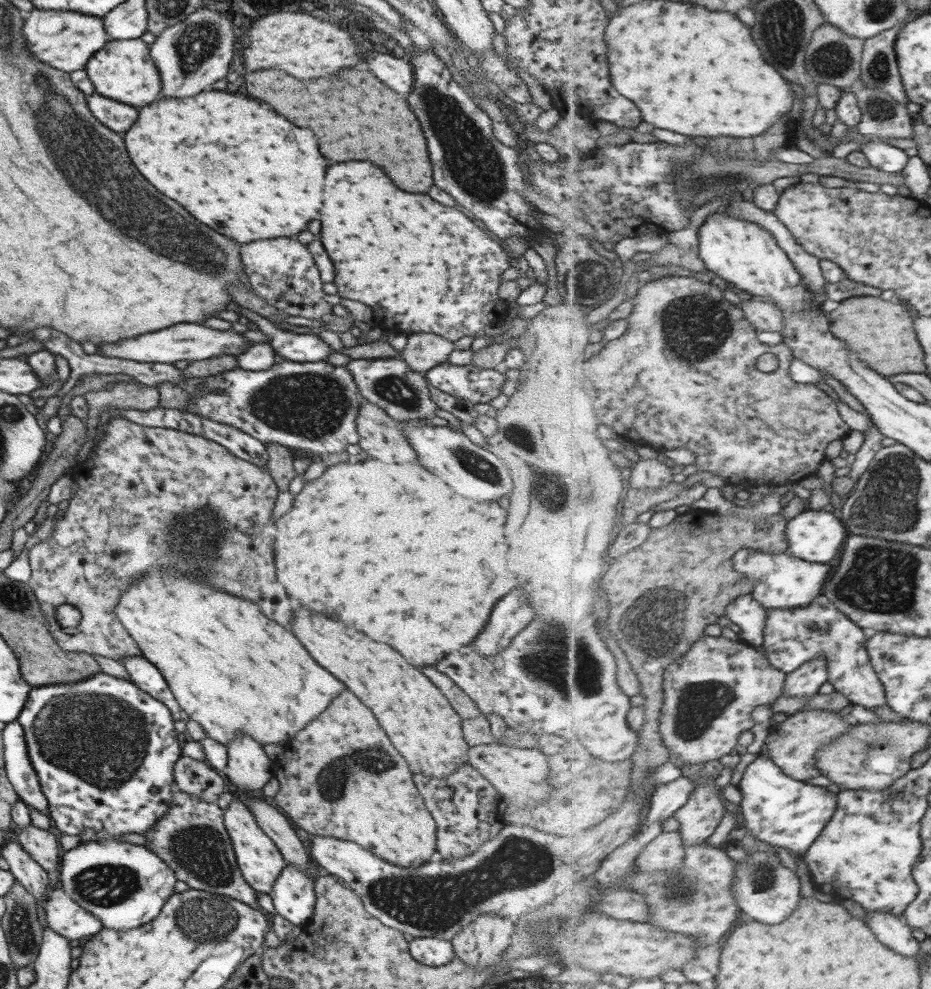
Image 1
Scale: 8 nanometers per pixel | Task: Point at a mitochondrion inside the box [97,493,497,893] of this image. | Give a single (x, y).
(198, 536)

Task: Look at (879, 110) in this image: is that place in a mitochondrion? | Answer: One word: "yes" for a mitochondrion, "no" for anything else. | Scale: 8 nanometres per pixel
yes

